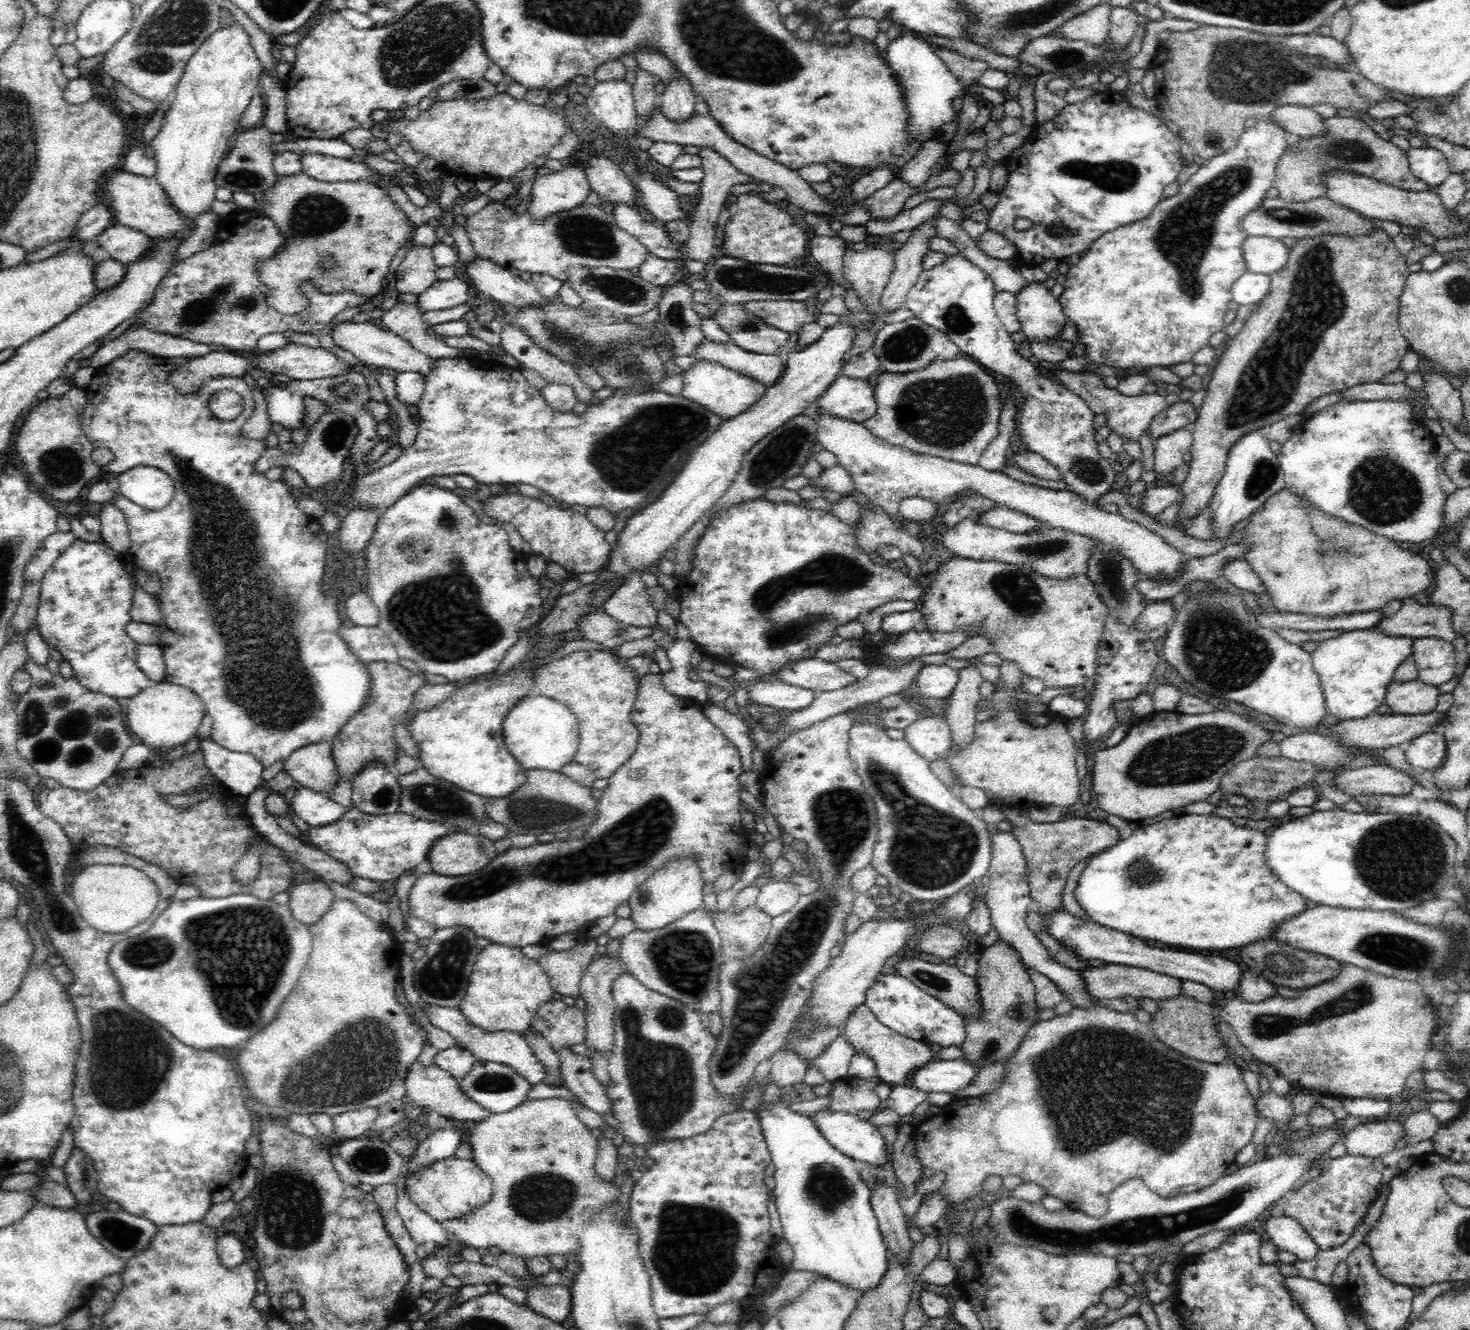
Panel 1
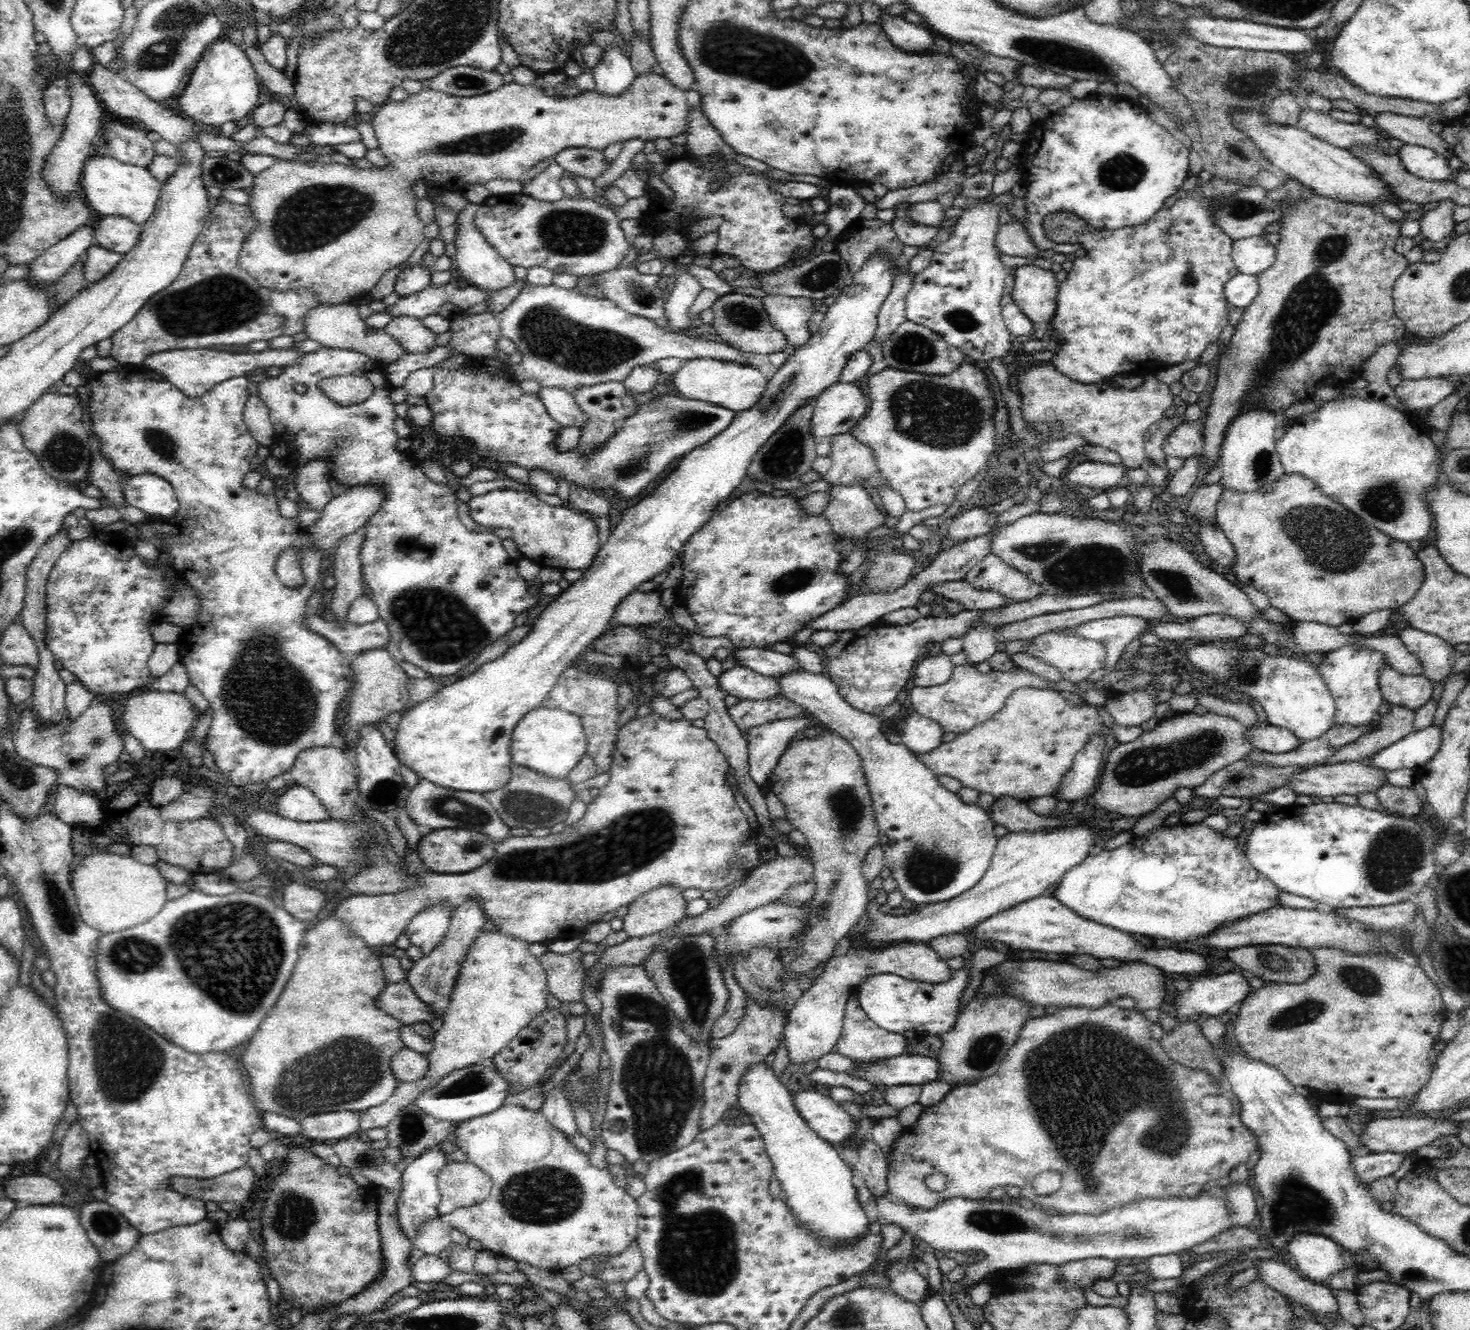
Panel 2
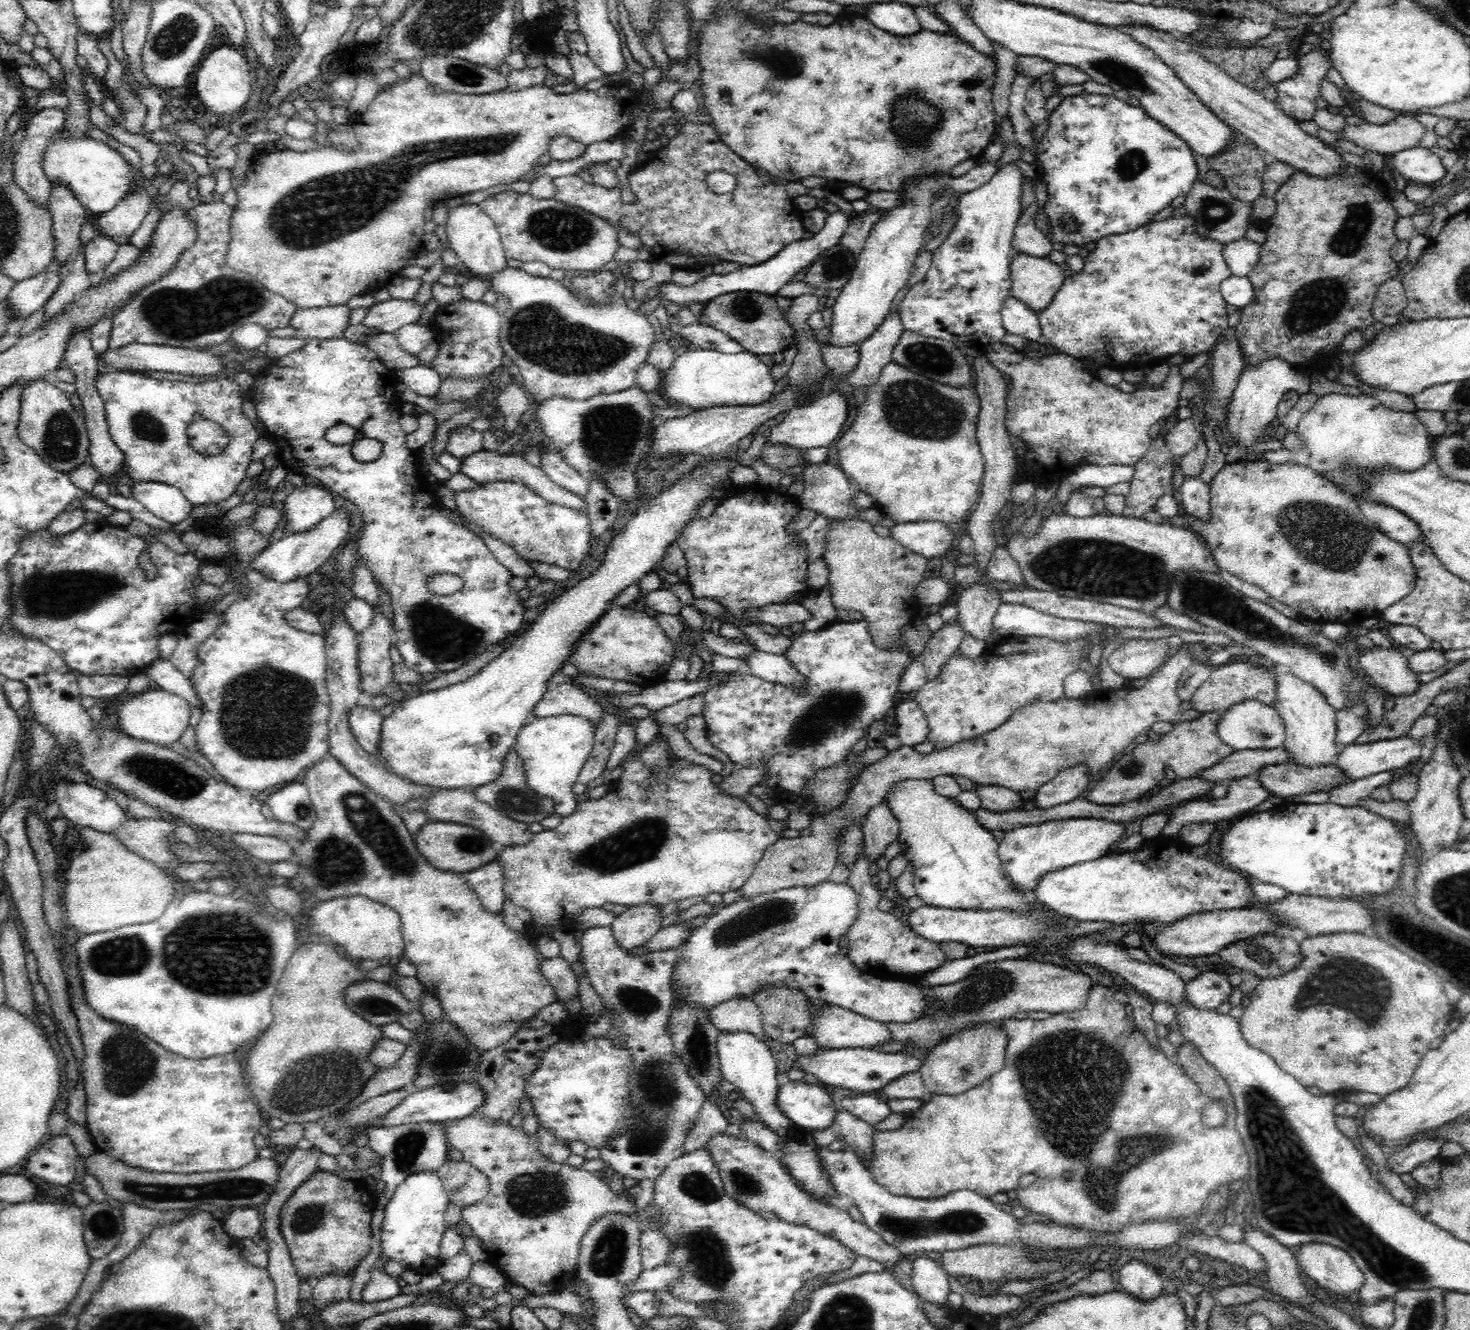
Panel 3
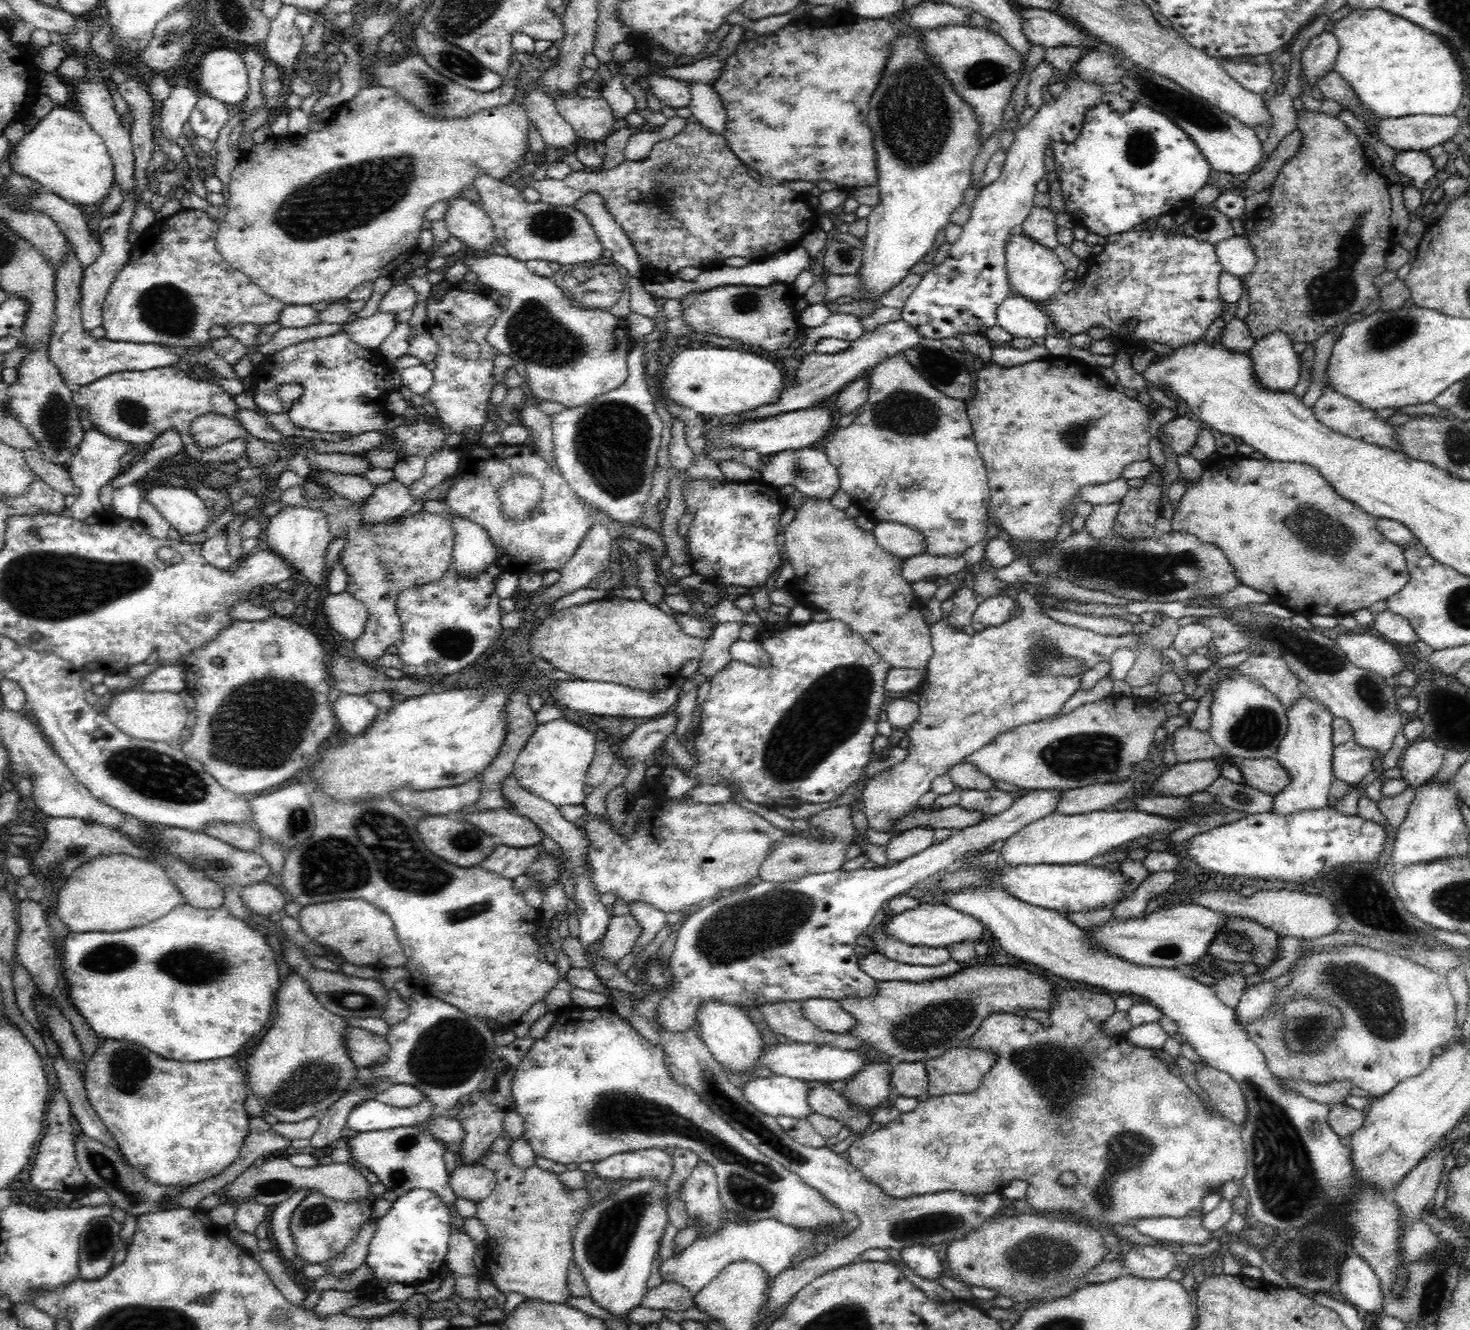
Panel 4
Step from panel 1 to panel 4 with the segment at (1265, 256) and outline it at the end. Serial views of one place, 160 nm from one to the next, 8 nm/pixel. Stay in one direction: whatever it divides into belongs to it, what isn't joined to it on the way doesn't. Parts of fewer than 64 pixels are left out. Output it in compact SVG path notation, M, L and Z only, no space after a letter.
M1240 235L1232 236L1215 245L1216 257L1222 269L1238 278L1254 270L1257 258L1252 245Z

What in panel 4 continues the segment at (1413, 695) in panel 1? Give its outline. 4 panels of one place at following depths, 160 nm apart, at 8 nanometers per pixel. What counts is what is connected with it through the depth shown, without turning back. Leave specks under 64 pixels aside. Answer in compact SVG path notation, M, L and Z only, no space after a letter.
M1352 630L1336 635L1332 641L1336 647L1342 649L1351 663L1360 668L1374 670L1390 681L1404 669L1404 662L1396 652L1398 648L1394 648L1384 638Z

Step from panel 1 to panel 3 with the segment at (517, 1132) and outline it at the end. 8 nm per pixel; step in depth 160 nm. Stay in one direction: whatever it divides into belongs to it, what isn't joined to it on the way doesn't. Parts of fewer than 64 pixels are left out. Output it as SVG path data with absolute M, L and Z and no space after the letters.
M470 1116L444 1127L444 1135L451 1148L460 1150L464 1161L480 1170L489 1181L489 1194L478 1203L465 1207L461 1218L486 1245L487 1261L504 1274L508 1282L526 1289L528 1295L540 1298L555 1294L572 1282L576 1276L581 1239L597 1220L596 1216L607 1213L638 1216L635 1204L623 1194L614 1194L598 1174L577 1170L566 1163L549 1162L538 1151L536 1136L530 1139L522 1126L514 1129L508 1123L488 1123L478 1116Z

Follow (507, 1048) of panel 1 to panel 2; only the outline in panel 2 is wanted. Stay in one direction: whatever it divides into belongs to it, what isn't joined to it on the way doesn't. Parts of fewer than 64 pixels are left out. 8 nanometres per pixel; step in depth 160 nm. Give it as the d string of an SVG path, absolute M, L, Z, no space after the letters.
M406 981L385 985L374 1003L378 1011L388 1013L388 1016L398 1019L400 1024L426 1023L434 1016L434 1011L416 996L410 983Z

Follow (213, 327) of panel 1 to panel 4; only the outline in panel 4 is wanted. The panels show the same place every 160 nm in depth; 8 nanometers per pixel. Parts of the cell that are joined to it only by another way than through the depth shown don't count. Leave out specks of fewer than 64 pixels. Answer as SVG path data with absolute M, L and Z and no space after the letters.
M182 209L173 216L157 220L145 234L132 245L131 255L124 269L111 283L103 300L101 315L107 340L156 344L184 351L203 345L210 339L208 328L223 324L228 328L239 324L270 324L278 320L285 304L268 296L252 280L238 269L232 269L218 251L216 245L219 222L212 221L204 210Z

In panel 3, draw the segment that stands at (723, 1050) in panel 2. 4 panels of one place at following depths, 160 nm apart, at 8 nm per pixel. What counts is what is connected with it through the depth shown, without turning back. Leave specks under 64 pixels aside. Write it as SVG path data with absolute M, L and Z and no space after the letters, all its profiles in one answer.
M705 1099L699 1110L699 1117L694 1126L688 1131L684 1144L682 1144L683 1154L690 1154L700 1150L712 1134L726 1131L728 1125L726 1117L712 1103L712 1099Z

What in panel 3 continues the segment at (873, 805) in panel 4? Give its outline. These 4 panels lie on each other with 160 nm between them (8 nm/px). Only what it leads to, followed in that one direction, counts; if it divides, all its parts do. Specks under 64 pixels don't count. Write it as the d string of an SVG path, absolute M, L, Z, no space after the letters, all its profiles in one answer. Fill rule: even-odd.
M1004 636L988 645L987 649L974 658L963 655L959 647L956 648L948 656L936 678L922 686L914 698L927 719L929 729L926 734L927 741L934 743L934 752L942 752L960 742L968 742L974 737L1000 728L1010 716L1014 716L1018 710L1026 706L1063 699L1065 678L1078 670L1081 661L1088 660L1093 644L1088 636L1084 638L1078 636L1066 642L1058 642L1045 636ZM885 798L880 804L876 804L870 809L860 826L863 851L871 862L876 861L882 852L886 852L888 844L896 840L900 833L900 823L892 815L892 809L888 806Z

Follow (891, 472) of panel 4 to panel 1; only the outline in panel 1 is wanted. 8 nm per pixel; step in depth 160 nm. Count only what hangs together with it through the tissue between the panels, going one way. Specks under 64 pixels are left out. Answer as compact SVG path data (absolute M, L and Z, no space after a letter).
M965 356L935 360L928 368L917 371L881 371L873 388L876 412L862 425L878 438L913 453L976 466L980 455L998 434L1001 399L996 385L985 368Z

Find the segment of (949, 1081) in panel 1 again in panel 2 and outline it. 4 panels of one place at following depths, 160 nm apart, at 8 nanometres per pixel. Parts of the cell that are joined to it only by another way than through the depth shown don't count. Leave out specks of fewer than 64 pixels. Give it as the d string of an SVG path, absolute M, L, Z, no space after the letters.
M898 1054L876 1062L855 1062L851 1077L868 1081L872 1088L900 1084L928 1084L936 1081L938 1061L920 1055Z

